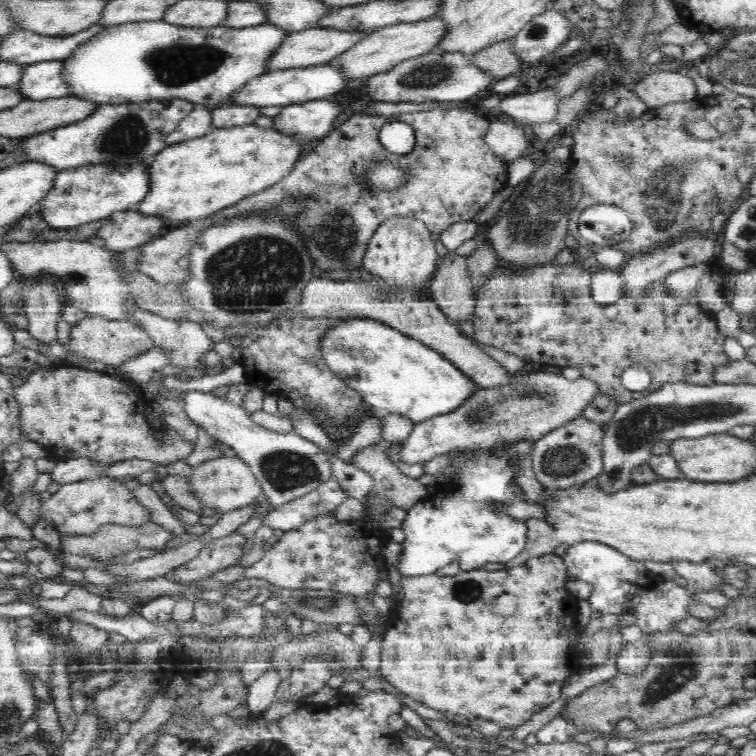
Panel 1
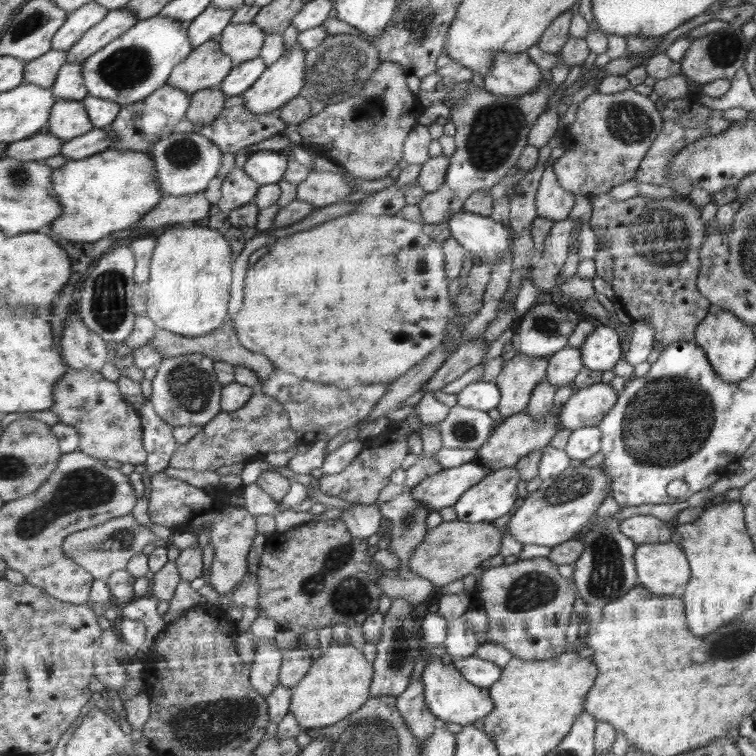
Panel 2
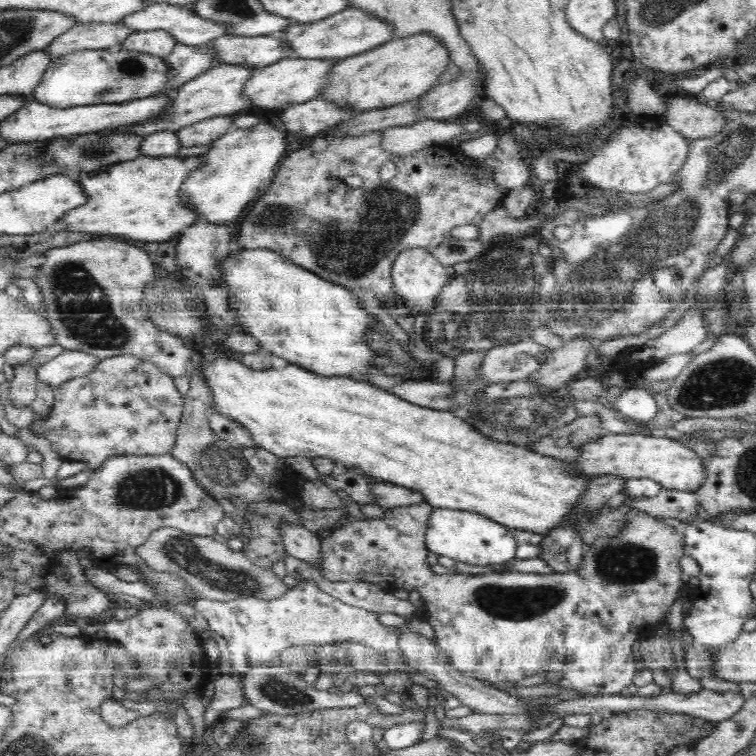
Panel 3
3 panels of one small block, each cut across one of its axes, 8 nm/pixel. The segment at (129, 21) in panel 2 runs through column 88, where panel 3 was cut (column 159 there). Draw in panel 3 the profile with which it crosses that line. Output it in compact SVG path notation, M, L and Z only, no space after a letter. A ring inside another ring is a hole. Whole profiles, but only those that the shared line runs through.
M162 31L130 33L122 44L113 48L118 51L128 51L150 55L160 59L166 58L167 54L175 47L172 37L168 37Z

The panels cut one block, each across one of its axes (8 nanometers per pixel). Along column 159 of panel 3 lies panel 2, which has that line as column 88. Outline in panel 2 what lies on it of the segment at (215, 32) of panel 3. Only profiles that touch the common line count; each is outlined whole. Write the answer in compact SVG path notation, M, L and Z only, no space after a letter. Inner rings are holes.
M94 1L71 13L68 22L52 41L54 50L69 51L72 47L75 47L88 31L98 26L100 20L106 18L108 11L108 8L104 8L103 5Z

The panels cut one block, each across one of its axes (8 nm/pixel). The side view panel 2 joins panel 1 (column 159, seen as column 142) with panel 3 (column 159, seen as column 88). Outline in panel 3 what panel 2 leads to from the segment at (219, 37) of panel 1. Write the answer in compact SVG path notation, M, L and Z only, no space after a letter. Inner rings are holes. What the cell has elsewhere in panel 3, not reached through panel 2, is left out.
M113 48L105 51L80 51L54 59L48 64L40 84L33 92L32 100L61 109L125 103L156 94L164 80L164 59Z

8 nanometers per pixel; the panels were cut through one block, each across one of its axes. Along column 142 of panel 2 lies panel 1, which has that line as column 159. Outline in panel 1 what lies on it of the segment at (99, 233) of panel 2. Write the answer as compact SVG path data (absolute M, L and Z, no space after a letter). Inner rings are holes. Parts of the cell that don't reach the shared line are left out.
M249 124L244 127L213 129L206 136L165 146L147 166L148 193L135 205L135 209L146 216L162 216L174 224L210 216L282 180L298 160L302 145L295 142L294 138L272 131L272 128Z

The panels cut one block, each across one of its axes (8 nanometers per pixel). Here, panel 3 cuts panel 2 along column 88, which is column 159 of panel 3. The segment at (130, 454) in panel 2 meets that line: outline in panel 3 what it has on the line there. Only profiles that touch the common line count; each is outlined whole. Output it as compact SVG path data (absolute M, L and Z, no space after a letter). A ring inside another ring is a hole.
M112 356L108 359L99 360L99 362L91 369L87 374L76 376L66 380L60 384L60 386L53 389L54 405L52 406L52 413L41 424L32 426L38 432L43 432L49 441L53 444L53 448L64 458L72 461L81 461L86 464L87 467L93 470L102 465L102 462L108 458L108 456L114 456L114 454L162 454L168 452L173 448L177 437L177 428L179 426L179 420L183 412L183 396L177 392L176 386L174 386L173 378L169 375L163 374L154 364L141 360L136 356Z

